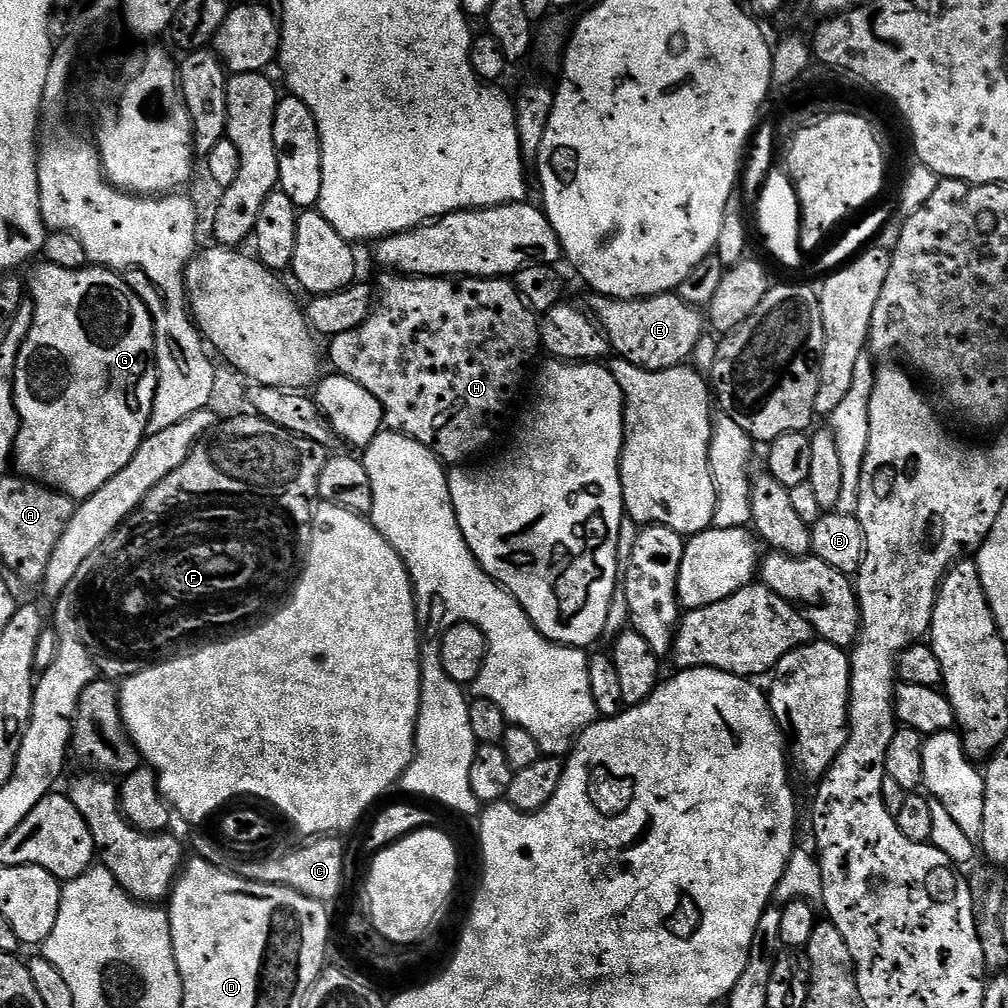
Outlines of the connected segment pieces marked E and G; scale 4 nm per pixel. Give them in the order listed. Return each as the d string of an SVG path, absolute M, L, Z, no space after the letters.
M678 294L646 296L638 300L613 300L607 296L597 295L592 308L599 327L608 339L611 351L621 360L628 360L634 366L646 369L647 372L661 372L667 368L678 368L700 344L700 335L706 332L706 320L701 309L688 304Z
M47 262L41 265L32 276L32 292L30 288L30 304L32 300L33 306L36 307L36 313L32 316L32 329L29 330L28 337L20 348L16 368L14 364L16 409L20 415L20 433L15 440L14 464L25 477L72 497L73 501L83 502L89 496L102 491L135 458L136 451L149 435L156 391L160 385L160 372L156 368L156 331L152 325L152 315L142 302L142 298L138 298L132 287L115 272L95 266L62 270L62 266L54 266Z

